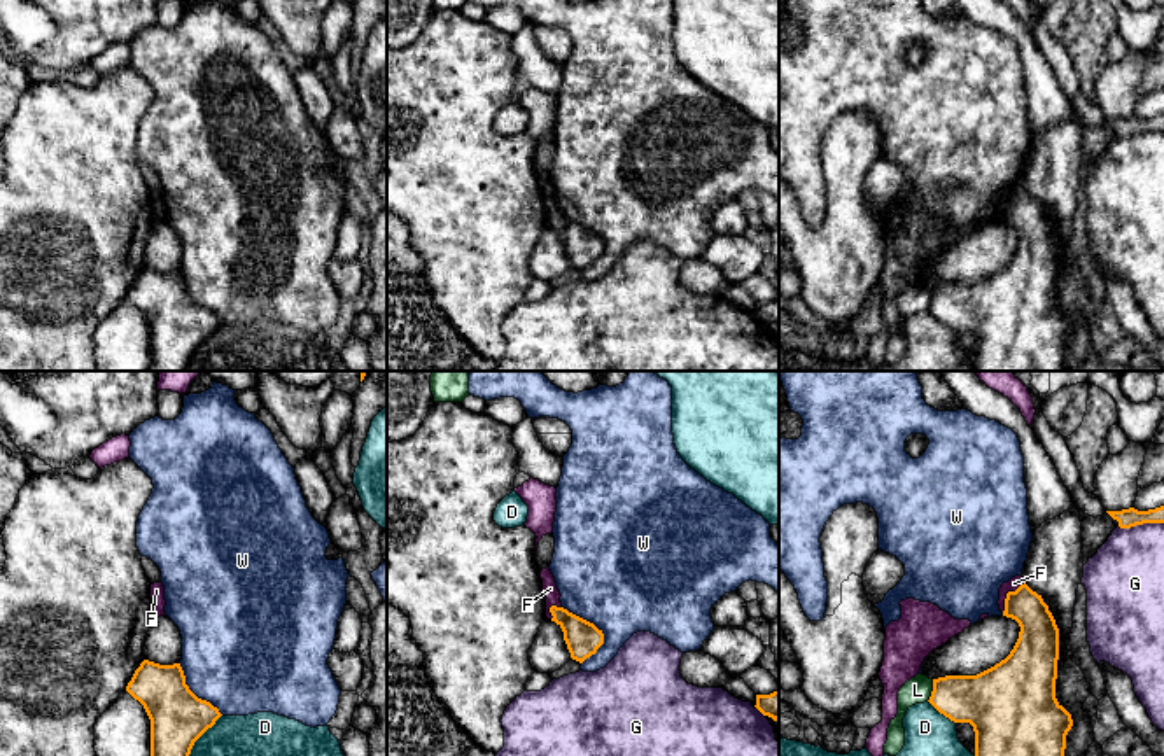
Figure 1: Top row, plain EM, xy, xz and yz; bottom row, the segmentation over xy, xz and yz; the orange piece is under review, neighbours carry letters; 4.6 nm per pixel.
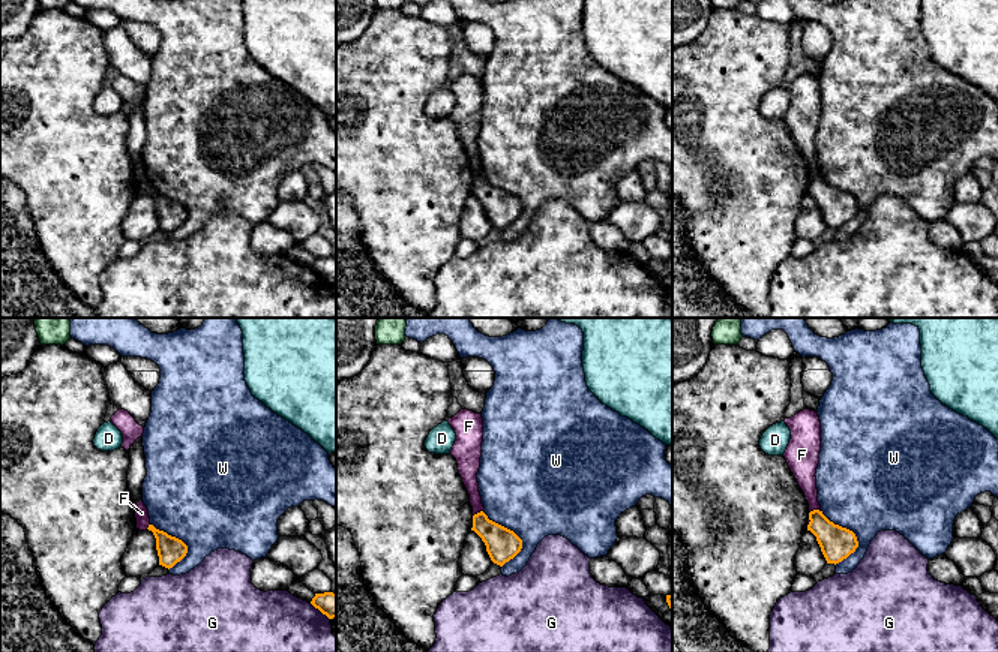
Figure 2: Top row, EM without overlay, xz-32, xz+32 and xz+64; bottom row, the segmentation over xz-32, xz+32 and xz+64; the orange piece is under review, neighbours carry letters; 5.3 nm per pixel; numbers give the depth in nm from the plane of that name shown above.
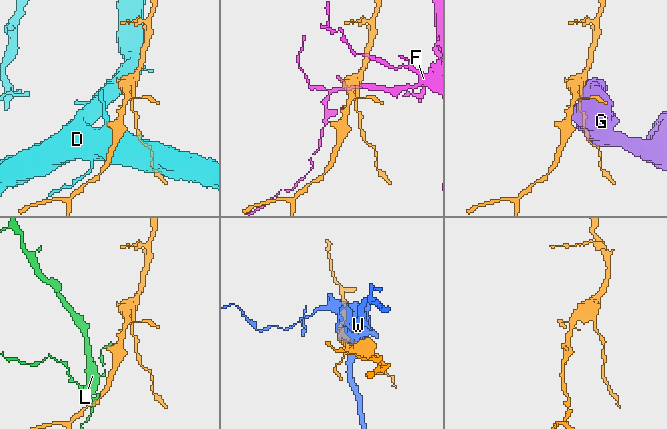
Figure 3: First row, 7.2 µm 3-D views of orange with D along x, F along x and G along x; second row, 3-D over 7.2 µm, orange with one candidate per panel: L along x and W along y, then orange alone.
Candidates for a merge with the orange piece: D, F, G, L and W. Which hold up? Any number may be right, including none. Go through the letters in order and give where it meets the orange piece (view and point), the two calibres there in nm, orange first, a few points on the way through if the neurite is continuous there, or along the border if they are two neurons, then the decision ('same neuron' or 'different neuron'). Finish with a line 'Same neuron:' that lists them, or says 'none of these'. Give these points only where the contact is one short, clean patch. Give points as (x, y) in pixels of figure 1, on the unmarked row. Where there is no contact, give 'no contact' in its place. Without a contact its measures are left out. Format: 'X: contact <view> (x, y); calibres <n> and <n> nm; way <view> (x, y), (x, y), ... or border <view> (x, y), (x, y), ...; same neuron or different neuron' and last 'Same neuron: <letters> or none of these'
D: contact yz (942, 321); calibres 300 and 300 nm; different neuron
F: contact yz (1007, 202); calibres 190 and 60 nm; border yz (1024, 189), (1007, 202), (1002, 219); different neuron
G: contact yz (1140, 132); calibres 90 and 360 nm; different neuron
L: contact yz (933, 298); calibres 260 and 120 nm; border yz (933, 287), (933, 298), (926, 308); different neuron
W: contact xz (599, 238); calibres 160 and 480 nm; different neuron
Same neuron: none of these

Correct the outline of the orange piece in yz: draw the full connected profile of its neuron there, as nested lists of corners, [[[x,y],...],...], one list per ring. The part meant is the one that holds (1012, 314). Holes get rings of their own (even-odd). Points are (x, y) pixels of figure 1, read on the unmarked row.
[[[1026,191],[1005,206],[1003,224],[1019,231],[1019,247],[1010,262],[977,284],[945,284],[933,287],[929,312],[954,331],[970,331],[975,340],[975,371],[1062,371],[1071,322],[1055,306],[1059,236],[1041,203]]]

